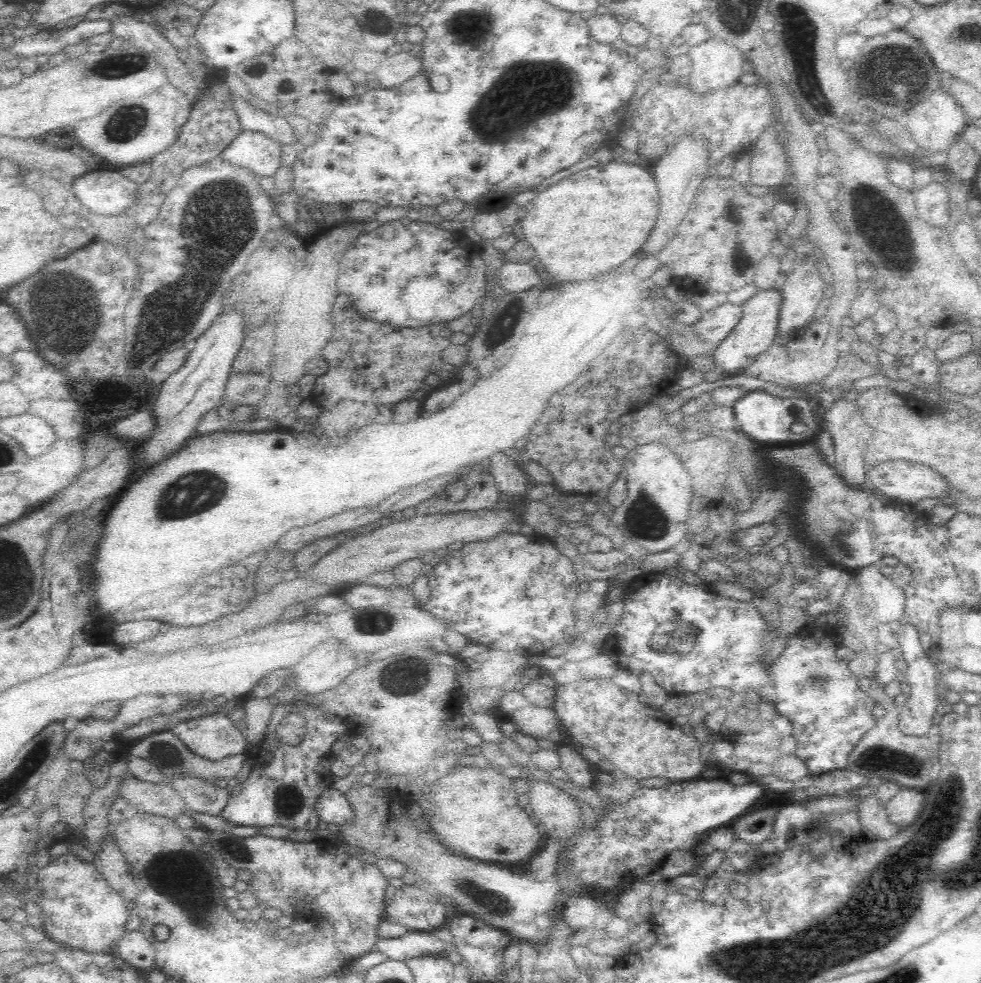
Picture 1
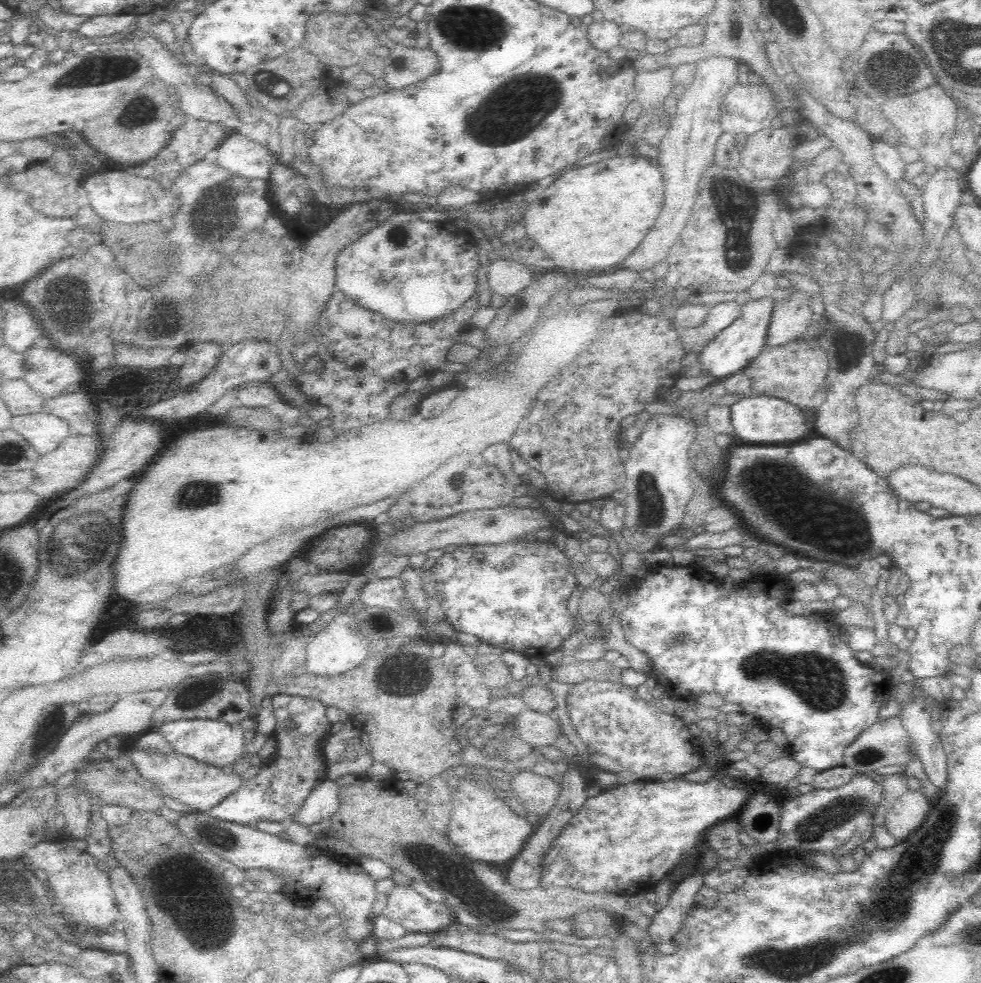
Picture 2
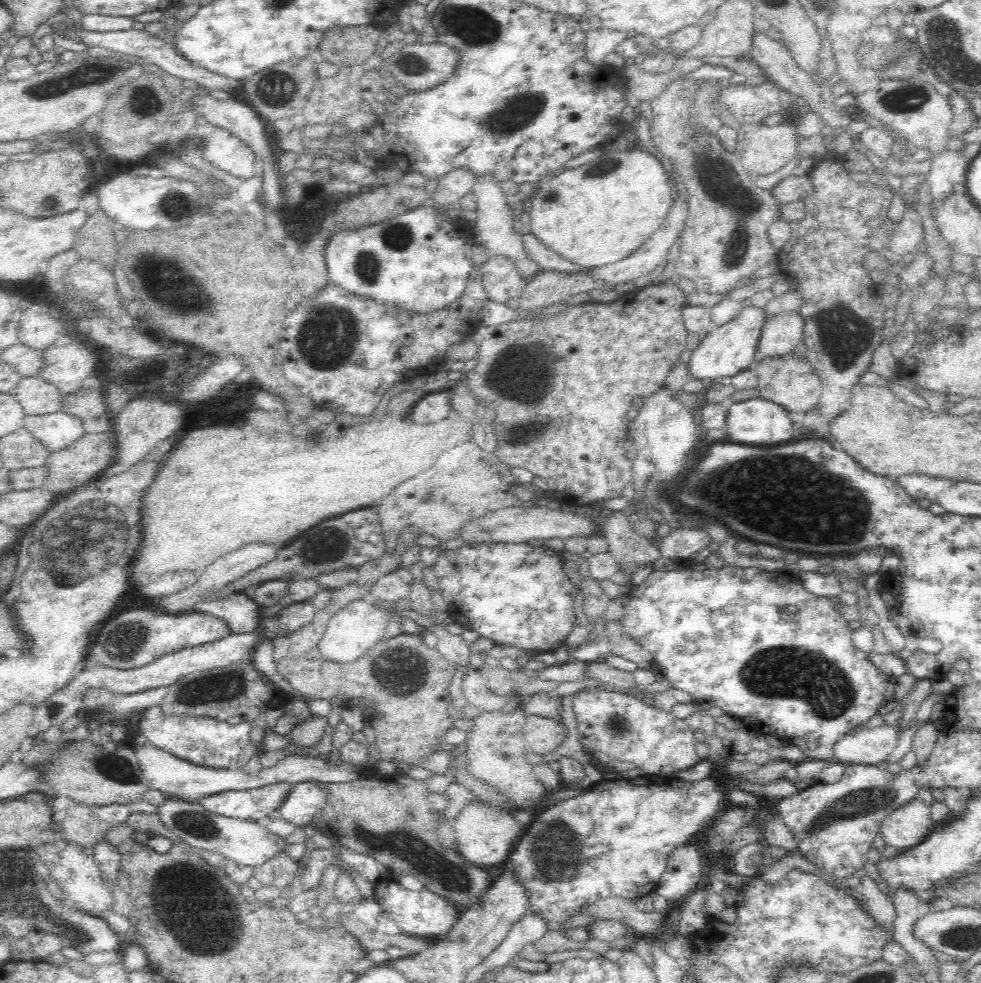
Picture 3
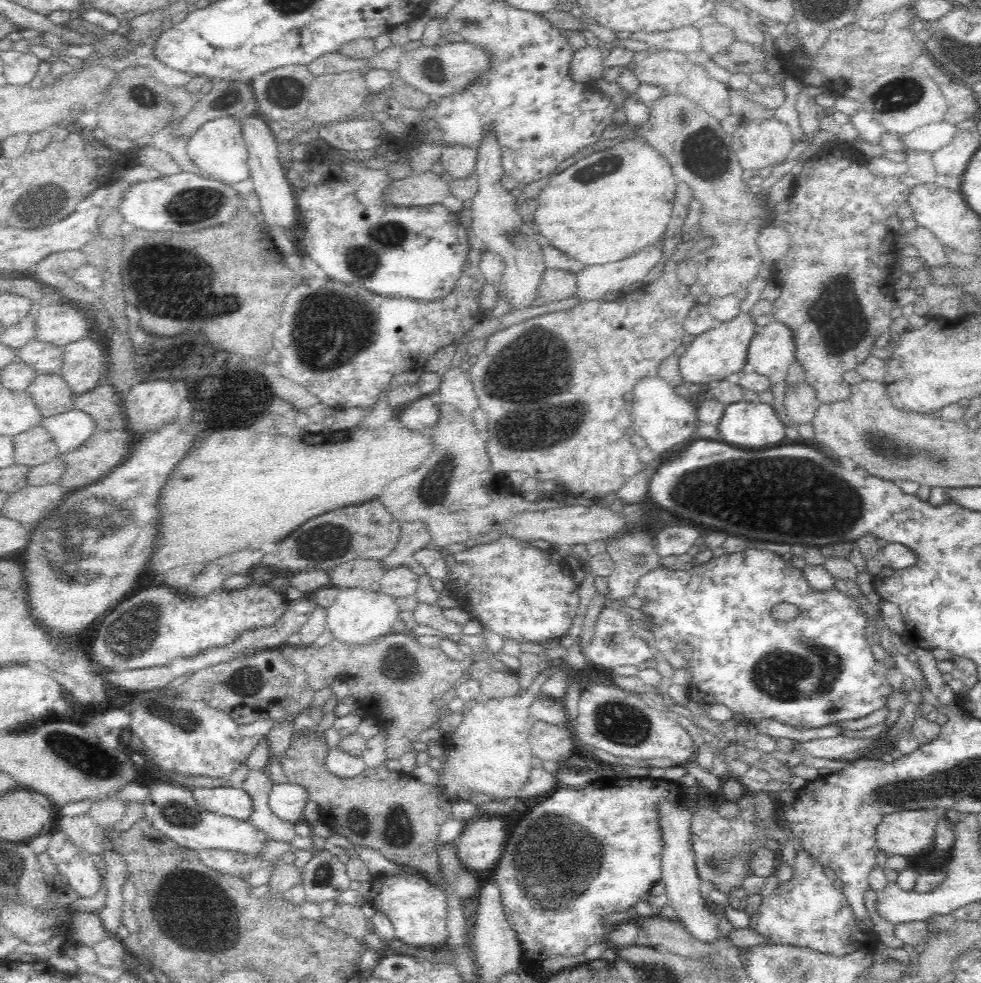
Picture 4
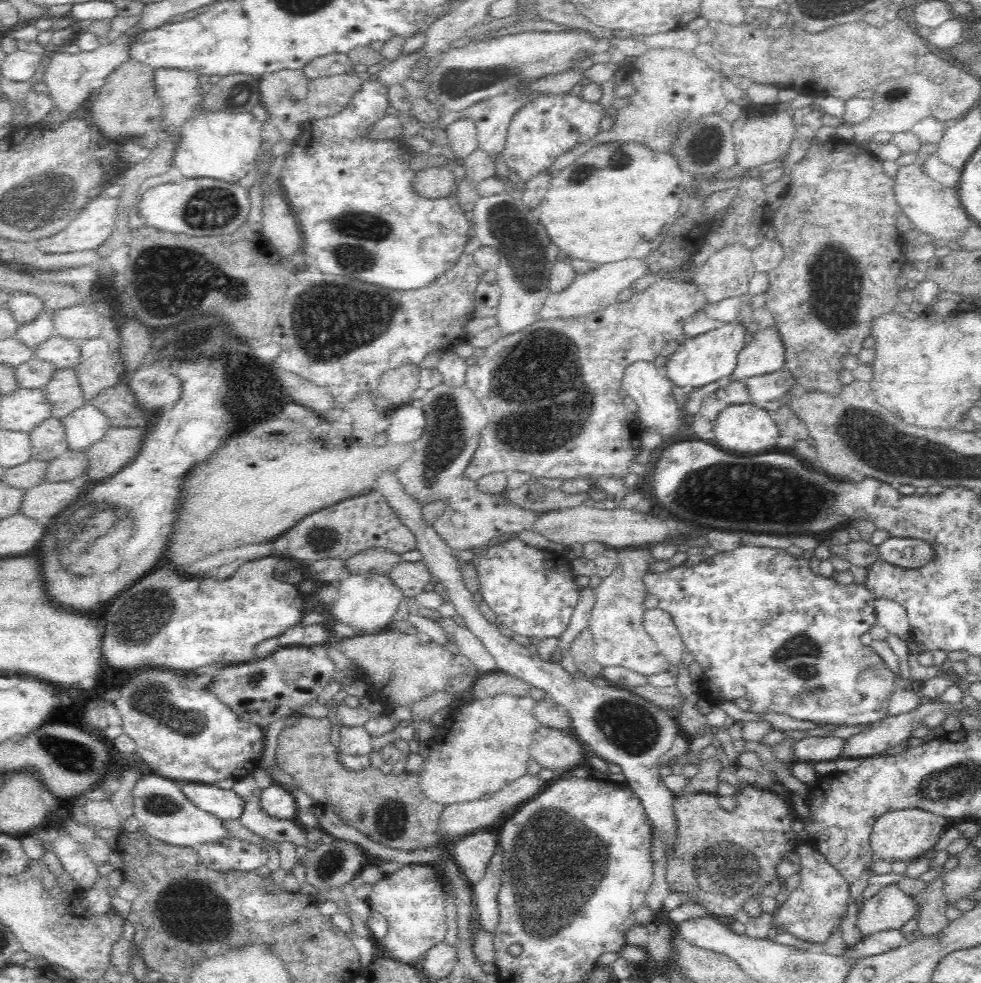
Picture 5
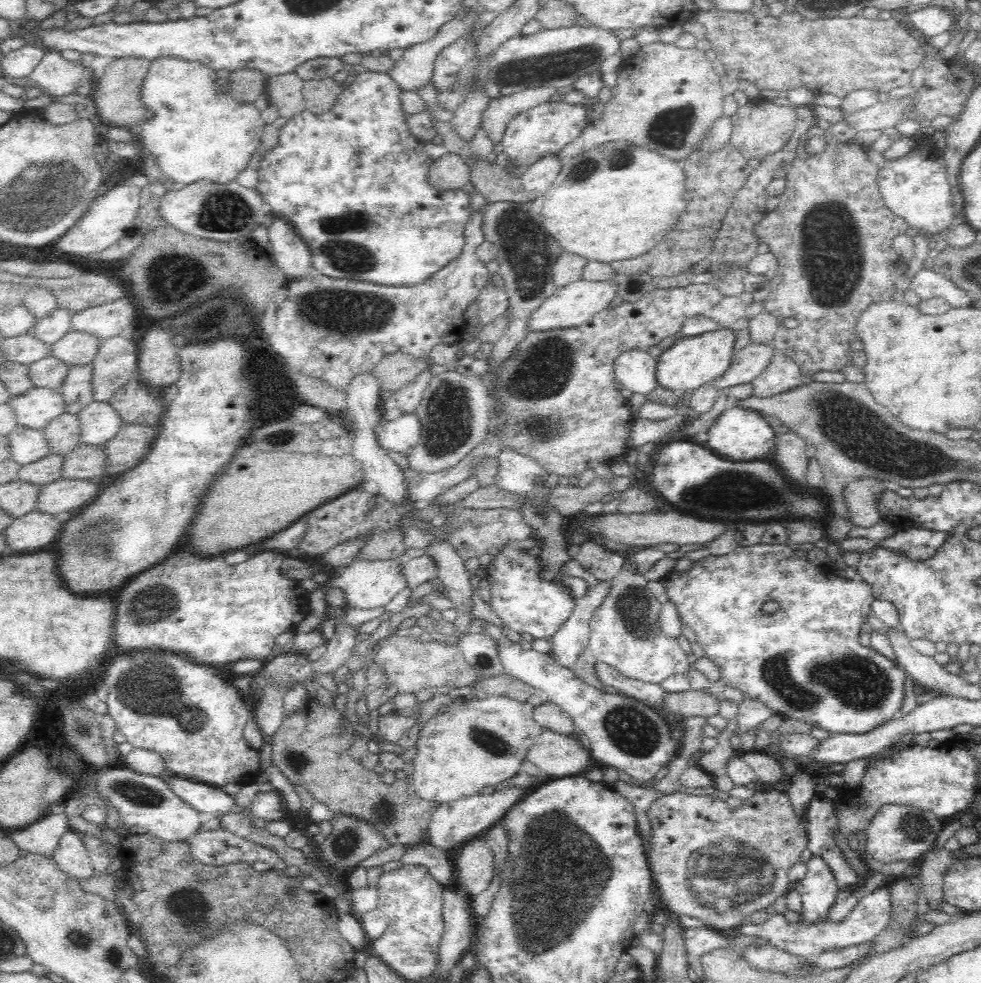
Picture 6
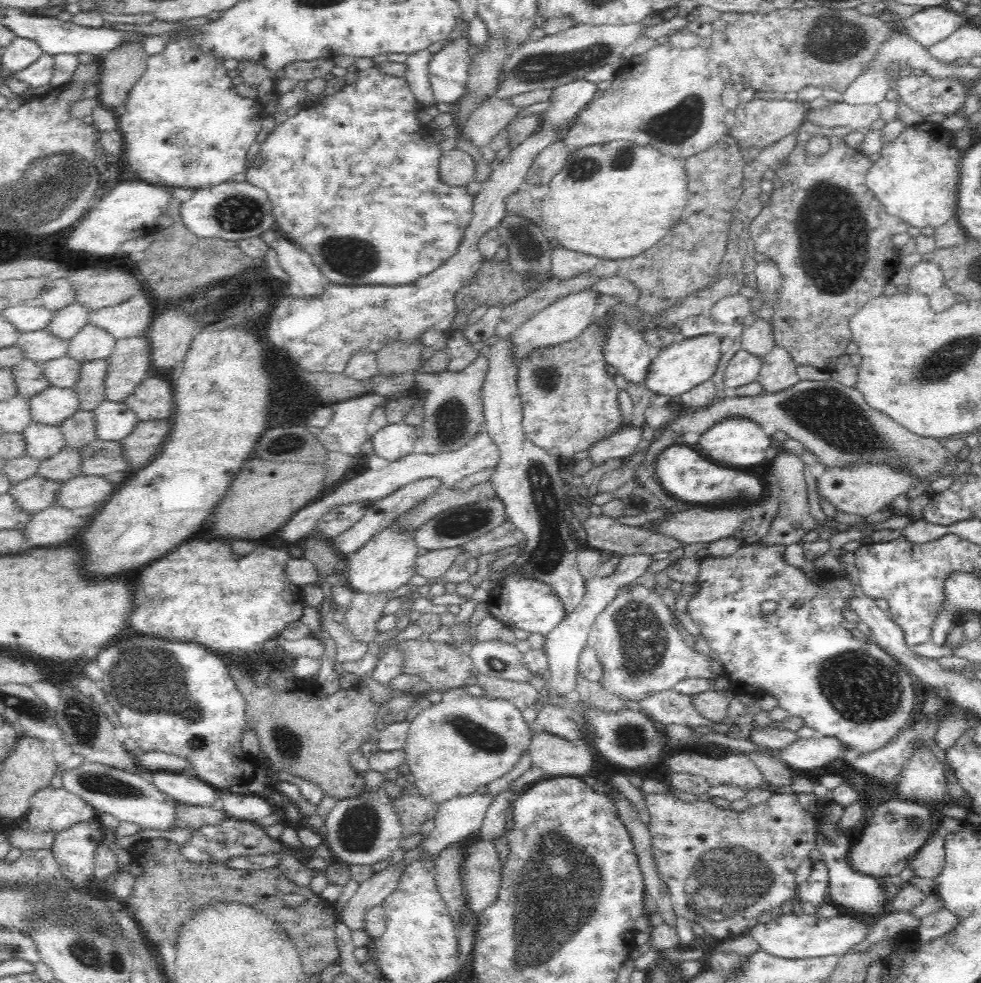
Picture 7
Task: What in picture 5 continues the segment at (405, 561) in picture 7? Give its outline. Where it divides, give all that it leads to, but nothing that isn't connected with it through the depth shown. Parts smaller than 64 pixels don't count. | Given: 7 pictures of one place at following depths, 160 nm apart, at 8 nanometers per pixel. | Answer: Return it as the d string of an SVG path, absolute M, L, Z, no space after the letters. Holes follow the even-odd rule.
M358 575L344 576L337 581L338 600L330 606L328 612L329 623L340 623L356 630L356 634L371 635L380 633L393 625L394 615L402 600L406 597L398 587L392 585L388 576L372 575L360 577Z

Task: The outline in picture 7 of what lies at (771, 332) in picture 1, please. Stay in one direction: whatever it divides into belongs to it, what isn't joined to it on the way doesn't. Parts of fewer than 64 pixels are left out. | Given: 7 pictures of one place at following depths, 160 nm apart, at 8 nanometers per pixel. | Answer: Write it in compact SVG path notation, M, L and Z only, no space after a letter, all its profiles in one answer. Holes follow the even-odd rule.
M706 334L695 338L682 339L662 348L657 358L650 364L645 386L648 390L670 397L685 397L696 386L711 380L720 366L722 358L722 338L716 334Z

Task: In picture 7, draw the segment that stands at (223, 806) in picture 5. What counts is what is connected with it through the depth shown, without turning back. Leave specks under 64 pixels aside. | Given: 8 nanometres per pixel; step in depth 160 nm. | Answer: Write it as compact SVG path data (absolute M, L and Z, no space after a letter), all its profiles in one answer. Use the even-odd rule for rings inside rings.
M158 771L152 780L160 792L179 805L215 808L220 801L219 790L189 774Z

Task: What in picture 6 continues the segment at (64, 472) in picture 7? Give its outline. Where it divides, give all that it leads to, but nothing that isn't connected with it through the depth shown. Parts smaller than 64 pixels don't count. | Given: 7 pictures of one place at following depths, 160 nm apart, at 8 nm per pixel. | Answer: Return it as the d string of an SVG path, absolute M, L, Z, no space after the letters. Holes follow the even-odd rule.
M47 454L44 458L22 467L17 480L39 487L56 482L61 478L62 460L62 455Z

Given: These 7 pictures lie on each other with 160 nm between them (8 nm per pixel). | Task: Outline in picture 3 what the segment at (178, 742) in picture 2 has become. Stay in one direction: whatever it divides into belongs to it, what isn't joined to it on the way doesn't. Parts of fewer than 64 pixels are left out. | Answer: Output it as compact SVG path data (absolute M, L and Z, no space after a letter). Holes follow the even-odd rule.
M158 716L155 720L142 718L140 722L140 735L144 735L148 739L148 743L156 748L171 752L178 758L183 758L192 764L205 766L208 768L231 768L236 765L236 760L240 756L245 755L245 747L250 744L249 734L253 727L251 721L239 722L238 724L230 724L226 721L218 720L212 717L203 716Z

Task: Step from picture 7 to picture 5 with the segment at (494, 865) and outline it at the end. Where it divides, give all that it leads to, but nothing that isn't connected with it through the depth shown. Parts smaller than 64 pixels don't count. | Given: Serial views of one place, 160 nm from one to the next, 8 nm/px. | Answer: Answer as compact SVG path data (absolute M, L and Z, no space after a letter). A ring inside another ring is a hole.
M484 830L471 833L455 842L453 858L460 866L467 885L474 886L484 877L498 845L498 836Z

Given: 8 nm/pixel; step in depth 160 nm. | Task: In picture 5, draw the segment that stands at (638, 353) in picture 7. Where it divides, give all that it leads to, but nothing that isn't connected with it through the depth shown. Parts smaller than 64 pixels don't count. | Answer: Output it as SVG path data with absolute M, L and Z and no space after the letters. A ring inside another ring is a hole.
M636 362L626 369L622 389L626 396L636 402L635 422L638 429L651 430L661 438L674 438L684 430L684 424L690 419L685 414L684 406L674 399L674 383L667 375L648 362Z

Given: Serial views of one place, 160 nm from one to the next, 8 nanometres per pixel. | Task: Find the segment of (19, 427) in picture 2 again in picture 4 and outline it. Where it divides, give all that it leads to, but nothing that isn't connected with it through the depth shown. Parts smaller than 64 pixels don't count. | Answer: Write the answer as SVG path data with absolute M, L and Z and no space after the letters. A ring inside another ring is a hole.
M72 409L62 414L41 417L38 425L52 436L59 454L66 454L82 446L94 434L94 421L86 412Z

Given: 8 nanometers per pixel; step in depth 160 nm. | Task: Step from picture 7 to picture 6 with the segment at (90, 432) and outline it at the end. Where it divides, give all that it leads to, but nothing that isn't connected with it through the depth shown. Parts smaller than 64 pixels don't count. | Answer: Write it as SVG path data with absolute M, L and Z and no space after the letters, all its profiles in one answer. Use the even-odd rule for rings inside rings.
M60 414L54 420L50 420L42 431L46 437L48 455L58 454L64 457L80 445L80 425L75 414Z

